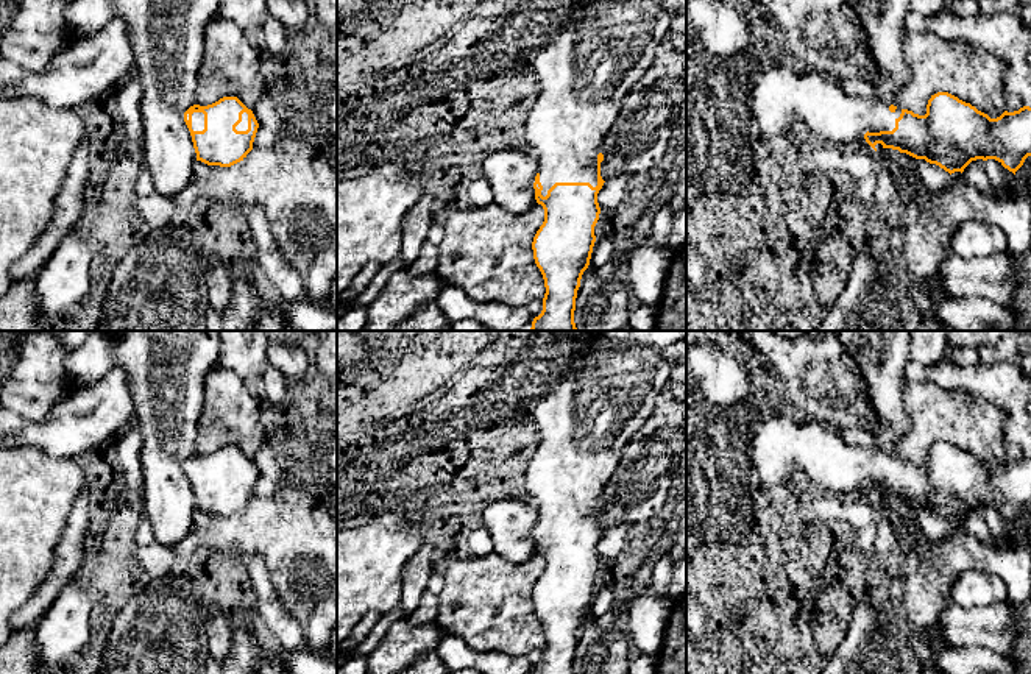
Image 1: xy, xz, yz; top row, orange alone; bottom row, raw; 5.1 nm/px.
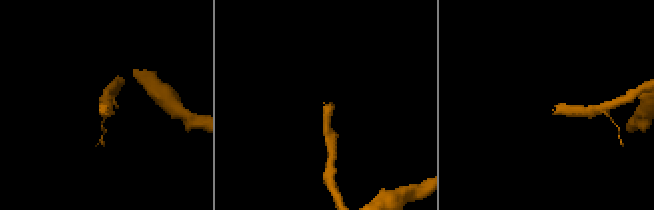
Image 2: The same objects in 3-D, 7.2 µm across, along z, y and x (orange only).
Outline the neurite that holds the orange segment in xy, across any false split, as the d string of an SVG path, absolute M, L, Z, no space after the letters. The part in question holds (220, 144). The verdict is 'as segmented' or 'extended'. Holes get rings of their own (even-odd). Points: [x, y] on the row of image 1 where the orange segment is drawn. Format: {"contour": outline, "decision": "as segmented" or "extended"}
{"contour": "M223 97L207 106L193 105L184 112L184 122L197 161L220 167L243 161L259 128L253 111L237 97Z", "decision": "extended"}

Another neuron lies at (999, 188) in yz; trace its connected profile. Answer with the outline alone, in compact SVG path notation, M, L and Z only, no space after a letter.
M995 159L984 161L984 168L989 178L989 186L984 190L984 195L992 200L1006 200L1011 193L1011 178L1012 172L1004 168L1001 162Z

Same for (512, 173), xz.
M499 150L482 159L487 179L491 184L494 203L510 214L524 214L535 203L535 176L538 162L530 153Z

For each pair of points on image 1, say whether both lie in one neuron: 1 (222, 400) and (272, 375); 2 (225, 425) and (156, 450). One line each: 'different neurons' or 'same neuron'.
1: different neurons
2: different neurons

